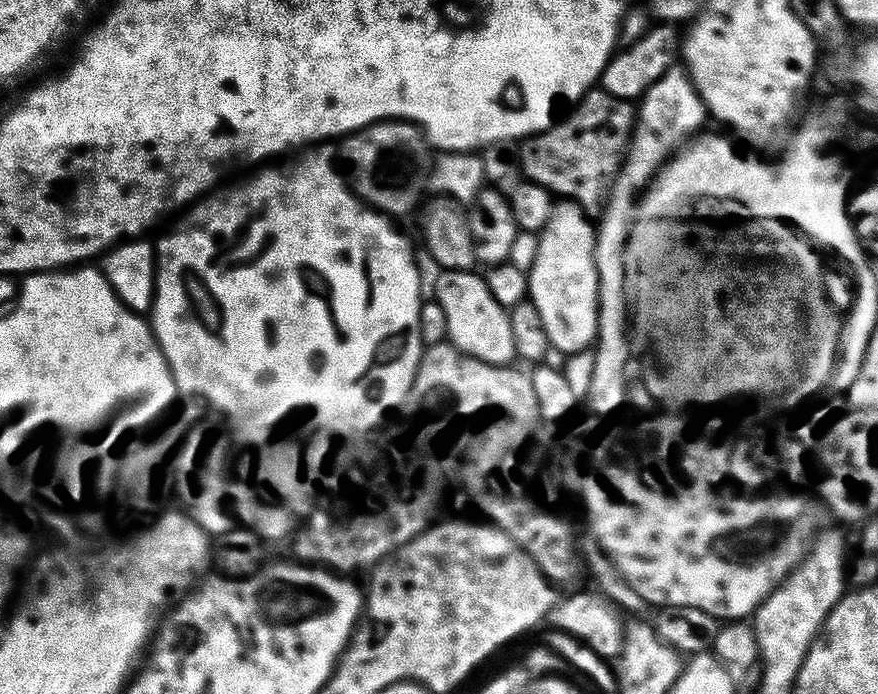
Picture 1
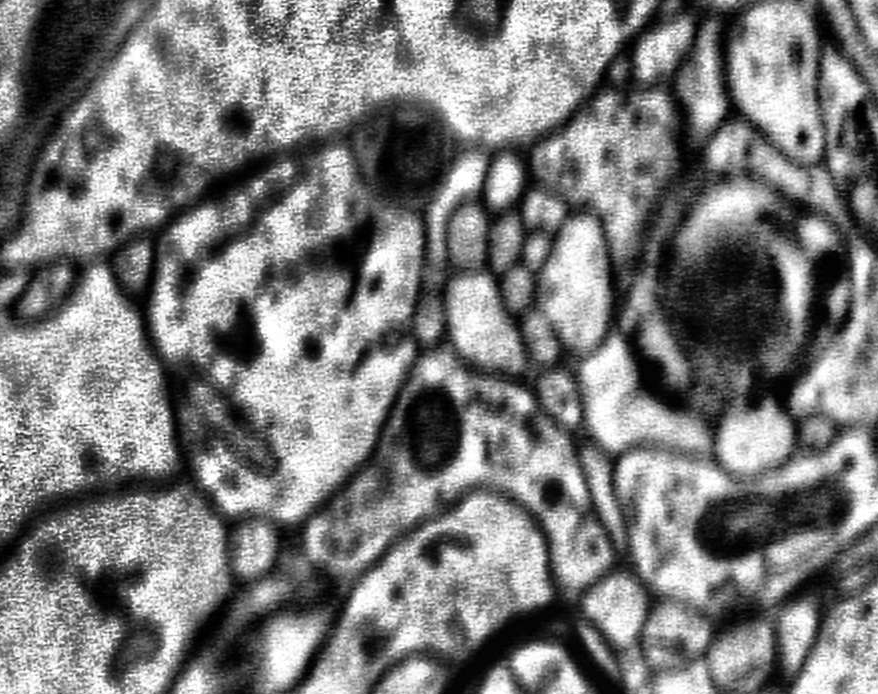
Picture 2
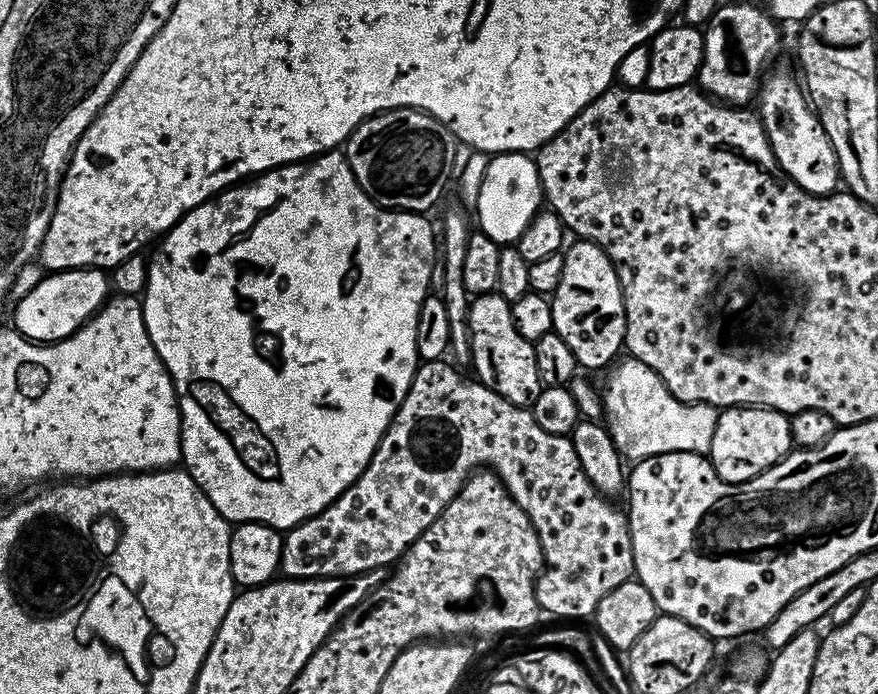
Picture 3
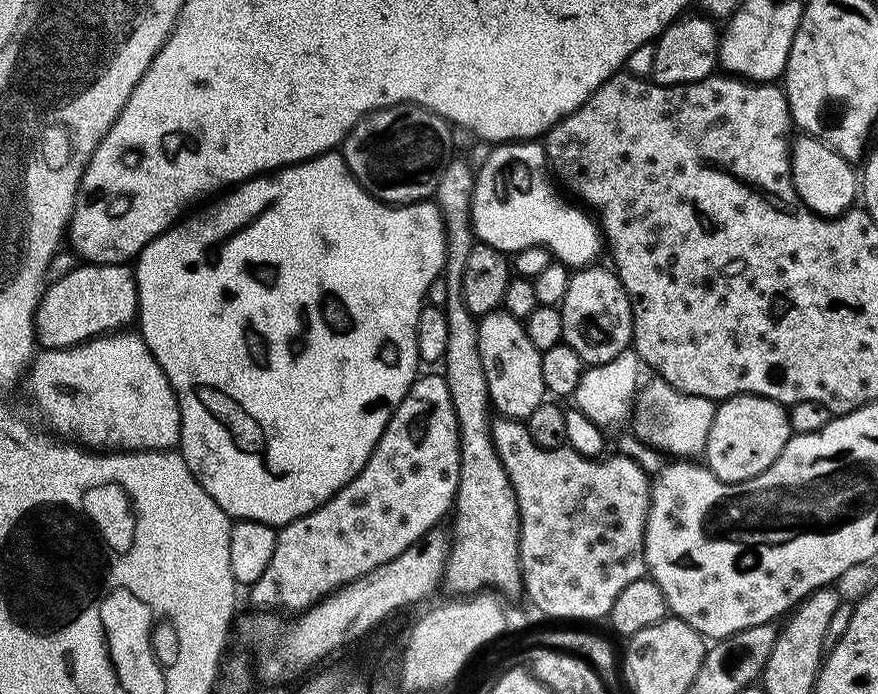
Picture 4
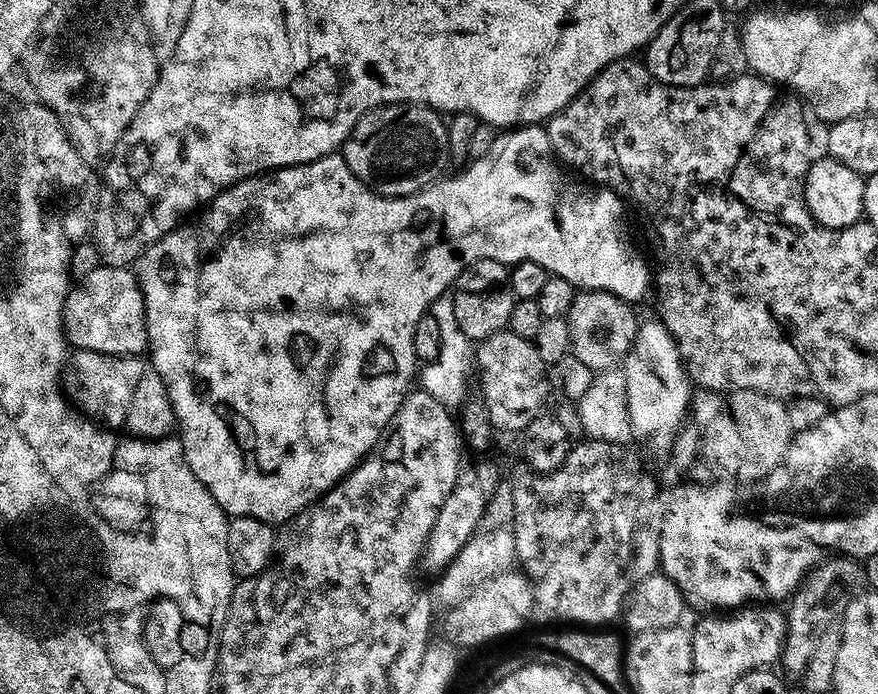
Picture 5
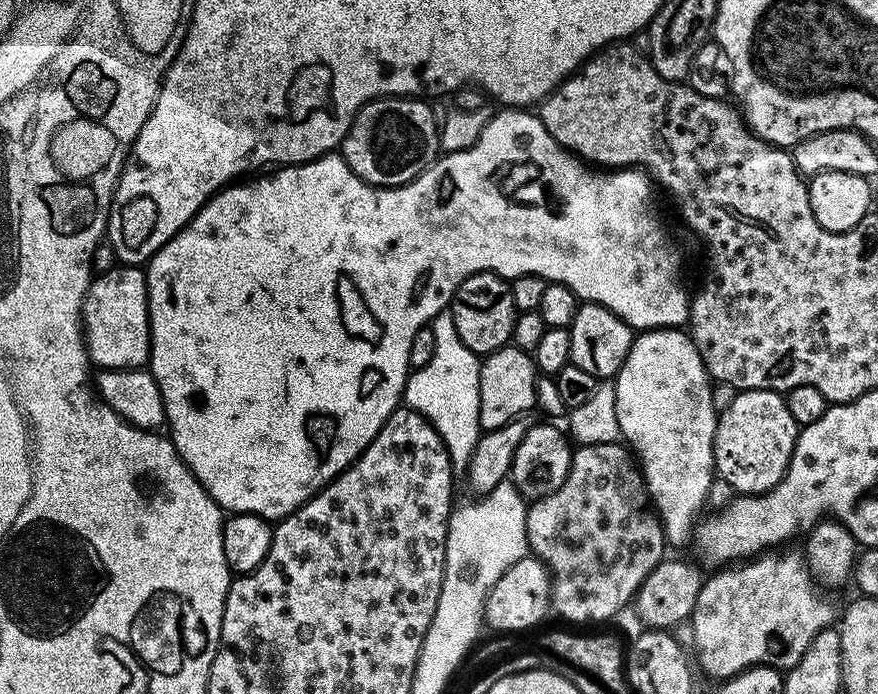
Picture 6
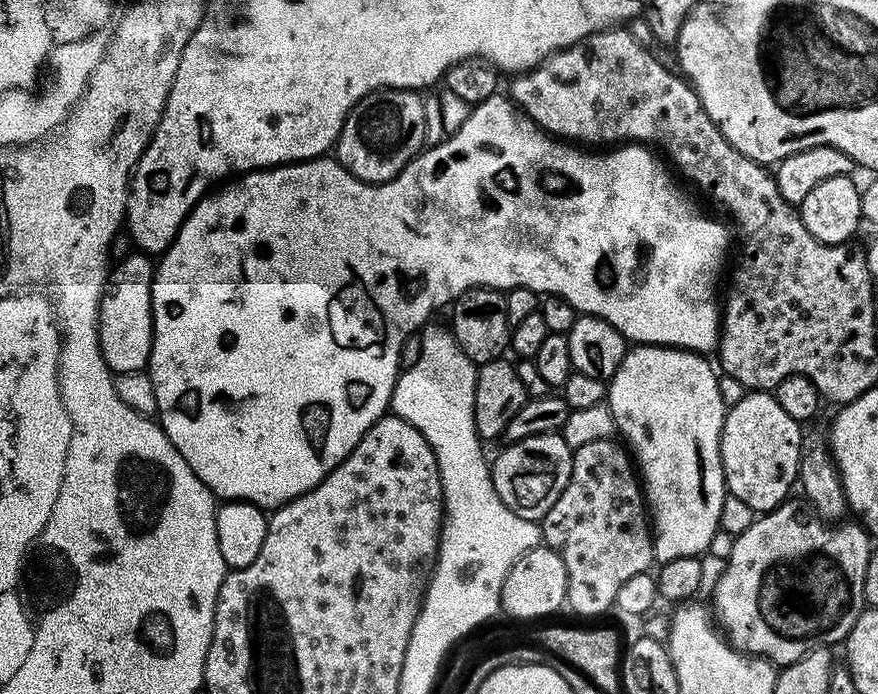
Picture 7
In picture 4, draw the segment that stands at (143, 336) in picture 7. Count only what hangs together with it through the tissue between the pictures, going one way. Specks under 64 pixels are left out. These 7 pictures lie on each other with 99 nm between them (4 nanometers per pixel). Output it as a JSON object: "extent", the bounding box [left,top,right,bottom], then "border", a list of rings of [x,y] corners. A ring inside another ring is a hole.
{"extent":[36,263,140,349],"border":[[[127,263],[123,264],[90,264],[77,265],[72,273],[64,278],[49,283],[36,308],[36,338],[45,349],[73,348],[86,340],[94,340],[98,336],[107,336],[137,319],[140,299],[136,293],[136,274]]]}

